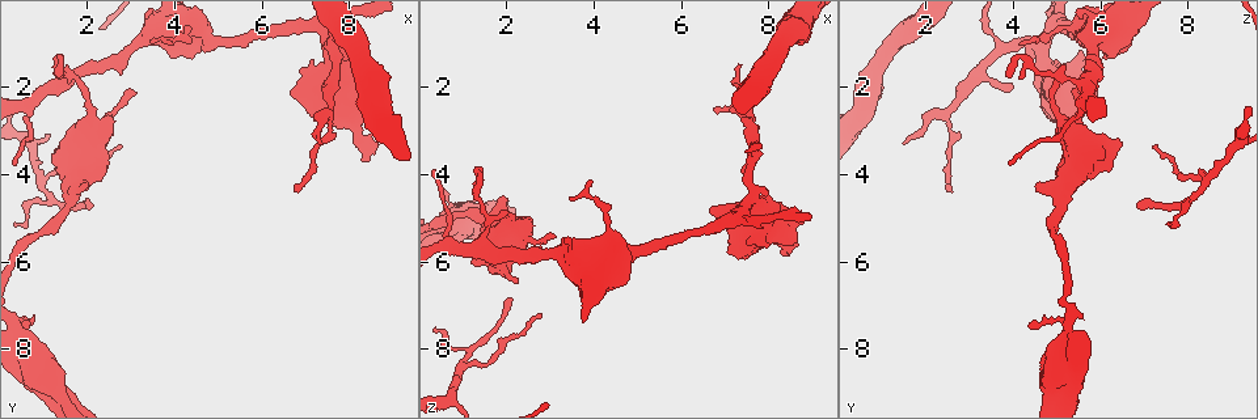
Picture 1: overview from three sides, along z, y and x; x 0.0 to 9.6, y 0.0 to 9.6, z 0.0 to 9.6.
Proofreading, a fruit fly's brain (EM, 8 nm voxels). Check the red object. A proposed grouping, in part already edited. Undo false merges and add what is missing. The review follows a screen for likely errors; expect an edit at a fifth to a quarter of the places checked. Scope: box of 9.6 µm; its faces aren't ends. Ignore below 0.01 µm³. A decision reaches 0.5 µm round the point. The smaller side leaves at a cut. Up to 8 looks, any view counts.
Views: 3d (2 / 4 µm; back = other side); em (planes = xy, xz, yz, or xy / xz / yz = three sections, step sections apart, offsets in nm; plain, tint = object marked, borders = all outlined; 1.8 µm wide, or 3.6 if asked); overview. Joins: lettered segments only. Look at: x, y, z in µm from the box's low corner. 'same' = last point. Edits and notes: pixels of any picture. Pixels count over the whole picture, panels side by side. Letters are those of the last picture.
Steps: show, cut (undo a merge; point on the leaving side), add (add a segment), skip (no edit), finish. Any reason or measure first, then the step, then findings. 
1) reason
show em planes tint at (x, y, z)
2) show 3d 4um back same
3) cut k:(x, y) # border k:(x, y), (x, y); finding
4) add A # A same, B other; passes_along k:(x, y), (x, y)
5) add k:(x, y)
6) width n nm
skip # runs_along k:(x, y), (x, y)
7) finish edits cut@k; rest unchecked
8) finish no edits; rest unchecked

abrupt turn
show 3d 4um at (0.70, 8.00, 5.10)

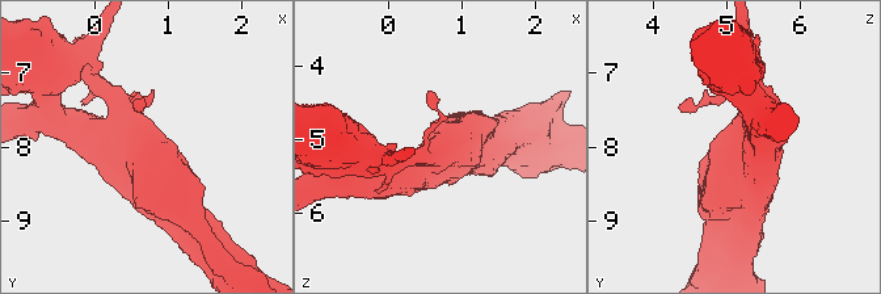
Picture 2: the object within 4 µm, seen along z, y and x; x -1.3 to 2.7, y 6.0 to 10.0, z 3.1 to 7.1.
need the tissue
show em 3.6um planes tint at (0.70, 8.00, 5.10)

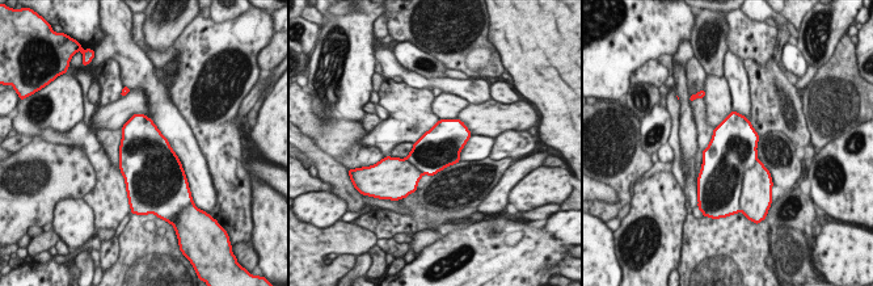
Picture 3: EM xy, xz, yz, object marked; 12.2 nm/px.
see the neighbours
show em 3.6um planes borders same

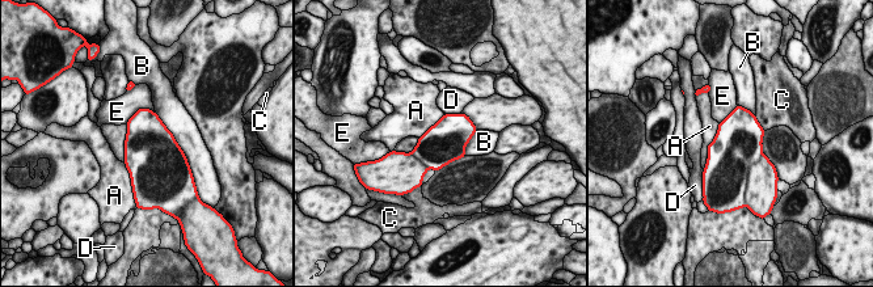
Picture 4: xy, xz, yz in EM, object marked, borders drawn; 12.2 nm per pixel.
longest_contact B 750 nm
cut 4:(762, 178) # A other, B other, C other, D other, E other; border 4:(762, 153), (749, 168), (746, 184); a second cell is stuck on

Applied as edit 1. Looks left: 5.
show 3d 4um at (7.55, 2.60, 2.45)

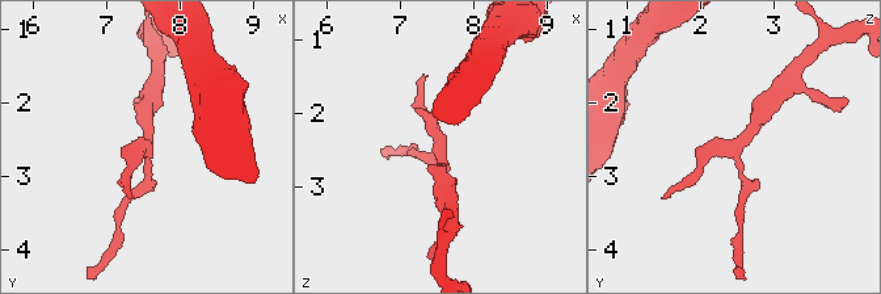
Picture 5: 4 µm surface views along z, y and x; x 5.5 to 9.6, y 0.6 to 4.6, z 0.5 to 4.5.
show em xy step 8 tint at (7.55, 2.60, 2.45)

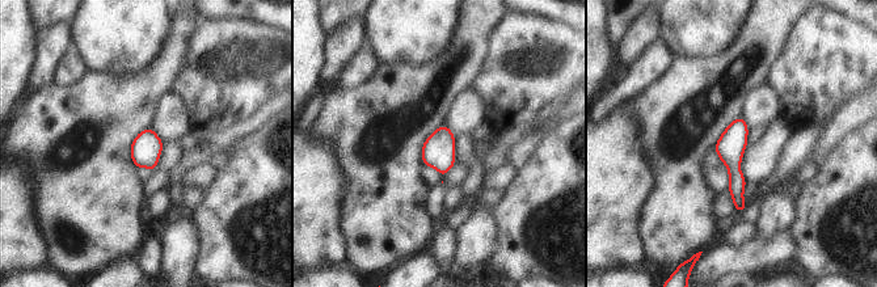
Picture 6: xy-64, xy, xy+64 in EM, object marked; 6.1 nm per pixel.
another direction
show em planes borders same

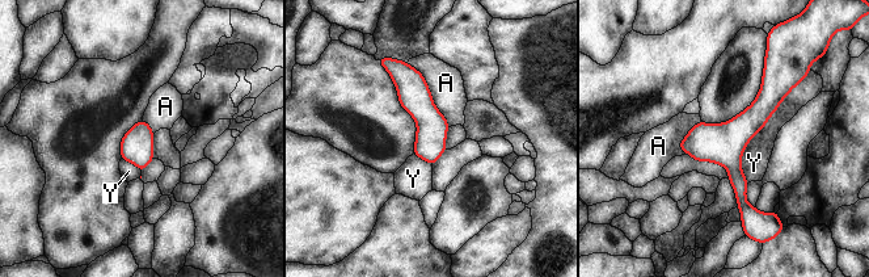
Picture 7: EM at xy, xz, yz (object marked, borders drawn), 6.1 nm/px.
width 190 nm; longest_contact Y 500 nm
skip # A other, Y other; one cell here

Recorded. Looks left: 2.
finish edits cut@4; rest unchecked

